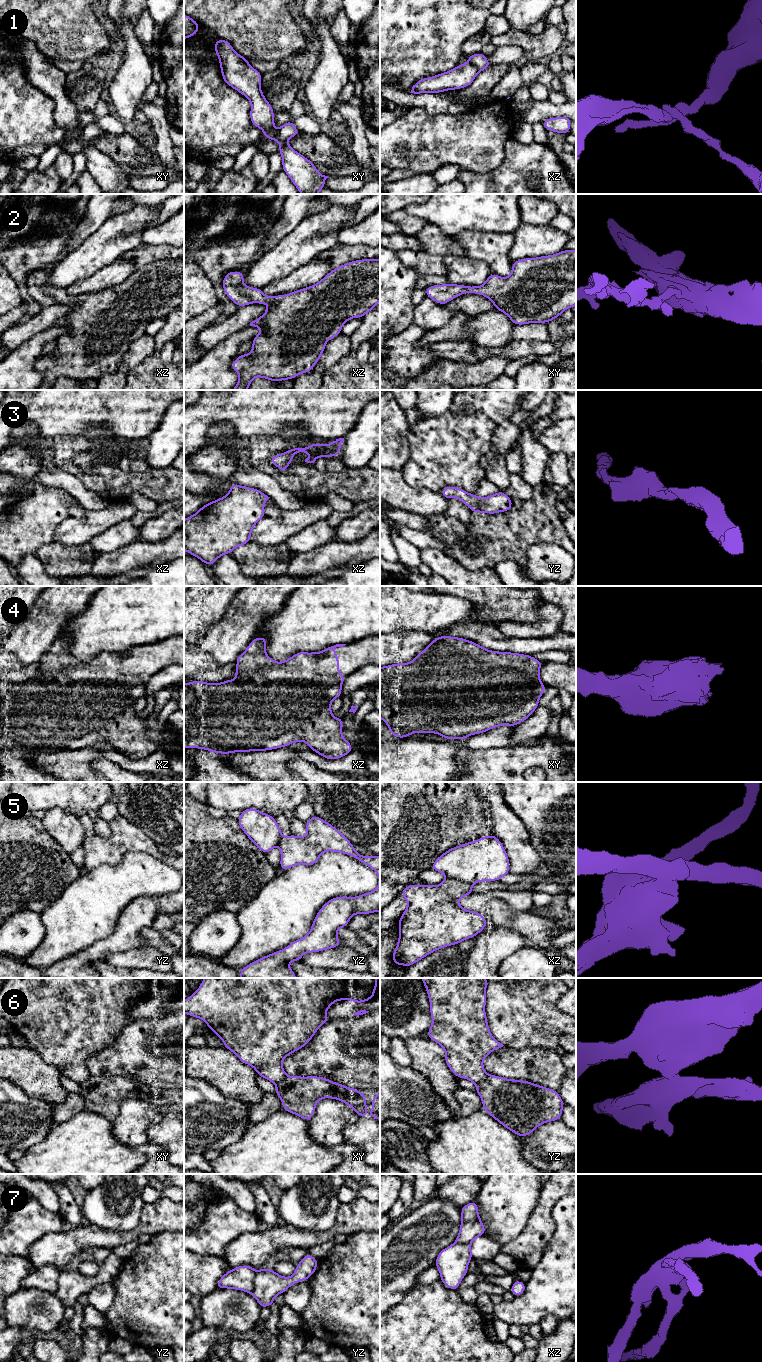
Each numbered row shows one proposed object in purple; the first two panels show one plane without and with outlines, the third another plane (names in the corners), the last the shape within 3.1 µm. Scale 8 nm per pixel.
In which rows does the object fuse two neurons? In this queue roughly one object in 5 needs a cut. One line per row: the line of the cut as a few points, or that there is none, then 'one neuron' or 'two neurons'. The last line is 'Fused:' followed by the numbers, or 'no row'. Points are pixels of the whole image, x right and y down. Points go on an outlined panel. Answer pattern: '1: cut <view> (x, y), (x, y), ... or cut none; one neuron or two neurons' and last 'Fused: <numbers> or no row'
1: cut xz (468, 62), (480, 70); two neurons
2: cut none; one neuron
3: cut none; one neuron
4: cut none; one neuron
5: cut xz (446, 877), (463, 880), (471, 884); two neurons
6: cut yz (487, 1075), (476, 1084); two neurons
7: cut yz (256, 1272), (253, 1278), (253, 1290), (251, 1293); two neurons
Fused: 1, 5, 6, 7

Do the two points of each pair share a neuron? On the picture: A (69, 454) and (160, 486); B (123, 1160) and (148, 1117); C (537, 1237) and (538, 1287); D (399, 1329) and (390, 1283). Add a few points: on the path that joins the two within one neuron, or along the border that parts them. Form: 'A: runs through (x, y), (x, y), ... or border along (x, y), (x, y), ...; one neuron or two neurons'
A: runs through (86, 478), (110, 482), (135, 482); one neuron
B: border along (113, 1131), (113, 1135), (119, 1141), (135, 1147); two neurons
C: border along (548, 1243), (542, 1258), (532, 1268); two neurons
D: border along (411, 1288), (400, 1301), (390, 1308); two neurons

